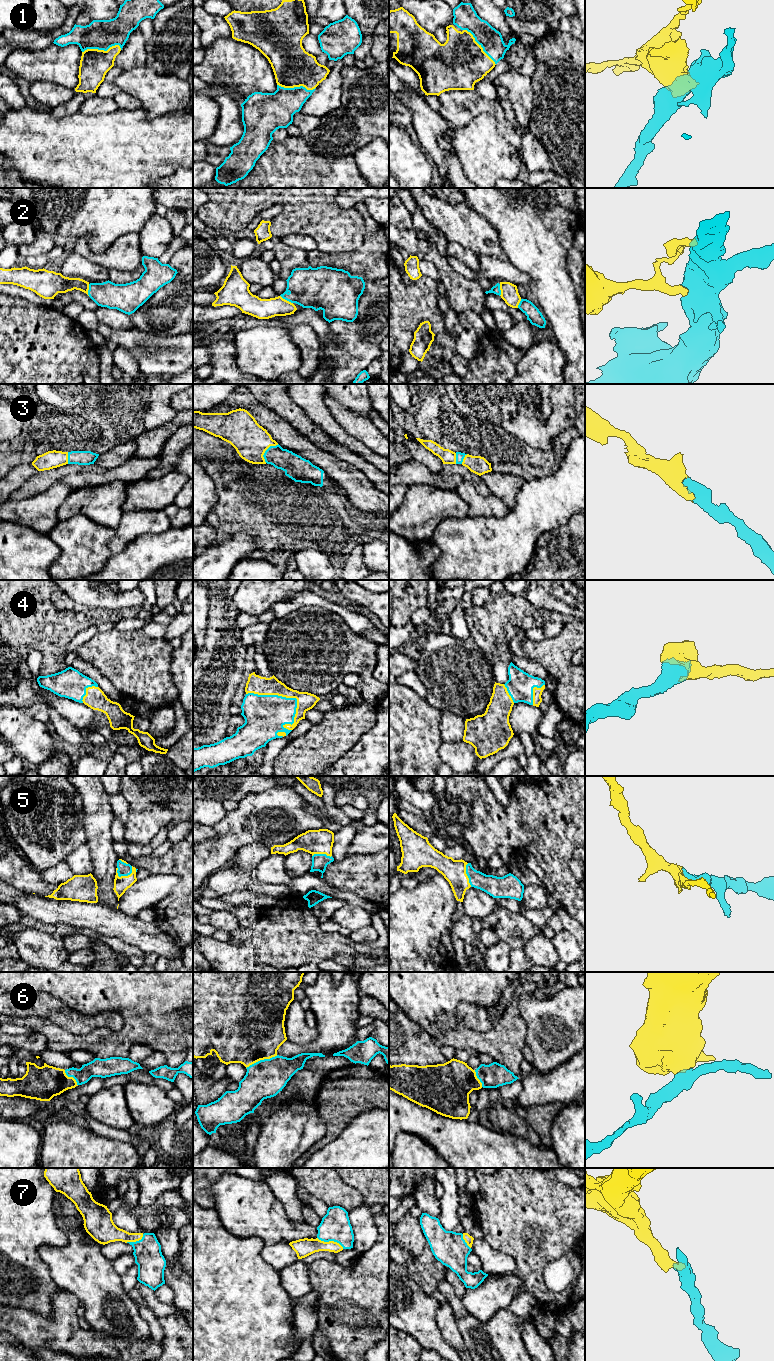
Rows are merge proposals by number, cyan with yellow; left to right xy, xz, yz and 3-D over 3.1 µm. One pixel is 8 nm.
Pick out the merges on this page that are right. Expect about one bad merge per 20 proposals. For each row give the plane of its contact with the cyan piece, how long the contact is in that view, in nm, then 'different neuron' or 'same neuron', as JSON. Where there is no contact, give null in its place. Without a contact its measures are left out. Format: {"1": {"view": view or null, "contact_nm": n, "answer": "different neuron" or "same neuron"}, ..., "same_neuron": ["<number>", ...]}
{"1": {"view": "xy", "contact_nm": 320, "answer": "same neuron"}, "2": {"view": "xz", "contact_nm": 120, "answer": "same neuron"}, "3": {"view": "xz", "contact_nm": 190, "answer": "same neuron"}, "4": {"view": "xz", "contact_nm": 480, "answer": "same neuron"}, "5": {"view": "xy", "contact_nm": 150, "answer": "same neuron"}, "6": {"view": "xz", "contact_nm": 280, "answer": "same neuron"}, "7": {"view": "xz", "contact_nm": 240, "answer": "same neuron"}, "same_neuron": ["1", "2", "3", "4", "5", "6", "7"]}

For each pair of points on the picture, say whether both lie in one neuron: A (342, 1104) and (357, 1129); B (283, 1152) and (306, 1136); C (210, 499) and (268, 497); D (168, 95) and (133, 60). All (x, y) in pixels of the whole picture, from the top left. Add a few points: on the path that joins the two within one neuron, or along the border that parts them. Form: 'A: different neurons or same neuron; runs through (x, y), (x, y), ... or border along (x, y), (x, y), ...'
A: different neurons; border along (373, 1109), (363, 1111), (357, 1115), (336, 1137)
B: same neuron; runs through (289, 1146), (300, 1137)
C: different neurons; border along (209, 477), (214, 483), (217, 497), (214, 508)
D: different neurons; border along (145, 64), (123, 70)

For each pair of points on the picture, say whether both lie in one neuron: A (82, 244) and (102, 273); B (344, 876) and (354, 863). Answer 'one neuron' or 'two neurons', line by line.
A: two neurons
B: one neuron

